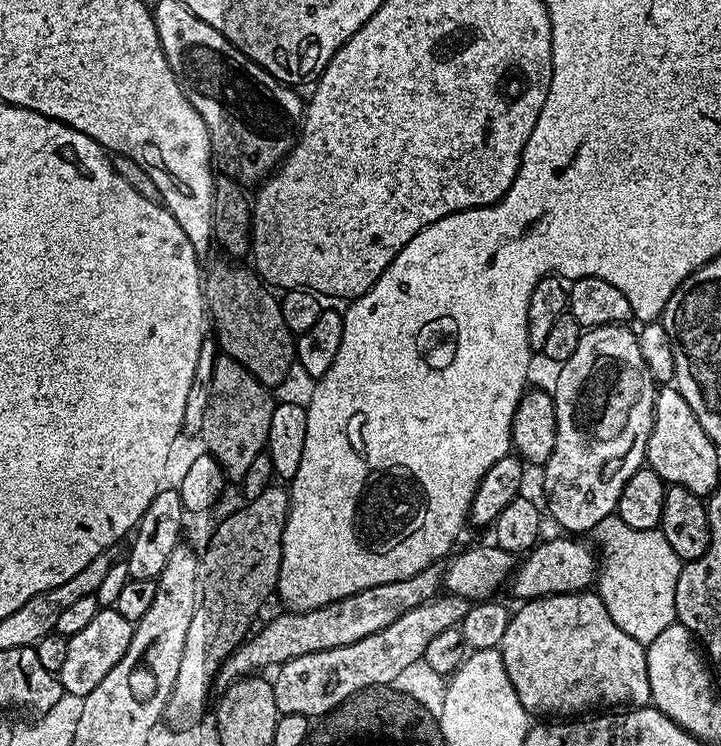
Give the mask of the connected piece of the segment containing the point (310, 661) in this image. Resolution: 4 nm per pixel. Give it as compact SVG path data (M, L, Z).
M441 594L402 614L402 618L398 618L391 626L386 626L386 630L378 630L378 634L370 634L370 638L362 638L350 646L334 650L302 654L286 661L275 669L271 677L274 706L278 706L281 716L302 714L309 718L323 718L349 700L355 692L379 684L395 685L396 679L407 668L423 661L426 646L438 634L460 625L462 618L466 618L469 607L469 601L460 596Z

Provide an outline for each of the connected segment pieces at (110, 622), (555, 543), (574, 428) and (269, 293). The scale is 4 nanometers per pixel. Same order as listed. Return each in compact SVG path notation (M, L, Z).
M104 606L94 619L84 629L78 630L78 634L68 637L66 646L66 663L58 673L60 687L75 698L83 698L122 662L122 654L126 654L126 646L130 646L130 638L134 631L133 621L122 618L114 606Z
M564 538L568 540L548 540L536 545L531 552L523 557L524 560L515 565L510 577L510 589L517 596L517 601L527 602L536 600L540 596L557 596L558 594L570 594L571 592L583 592L593 587L598 576L598 556L583 544L580 538Z
M627 323L607 324L606 326L598 326L597 328L589 328L581 331L580 341L578 342L578 350L574 350L574 354L570 354L570 358L563 361L563 363L559 365L560 373L558 373L556 376L556 388L554 387L554 399L556 401L556 441L554 442L554 454L550 454L548 461L543 464L542 472L544 472L544 492L546 495L548 495L548 508L546 504L547 515L549 512L549 514L552 515L553 518L556 519L566 531L568 531L565 532L568 534L584 534L580 532L591 533L598 526L598 522L602 522L602 518L613 515L613 513L616 512L616 503L618 502L618 498L622 494L622 486L626 486L626 482L629 480L629 478L632 477L639 468L645 467L646 464L646 457L648 455L648 439L652 433L652 427L654 426L654 410L656 409L656 393L658 391L658 384L652 376L649 366L646 364L646 359L644 359L642 356L642 350L639 348L639 335L637 335L635 331L631 332L628 327L629 325Z
M216 264L209 272L207 269L202 283L206 316L211 331L216 331L219 351L227 359L237 360L269 390L276 390L296 364L294 333L282 318L277 293L251 267L235 268L232 264Z

